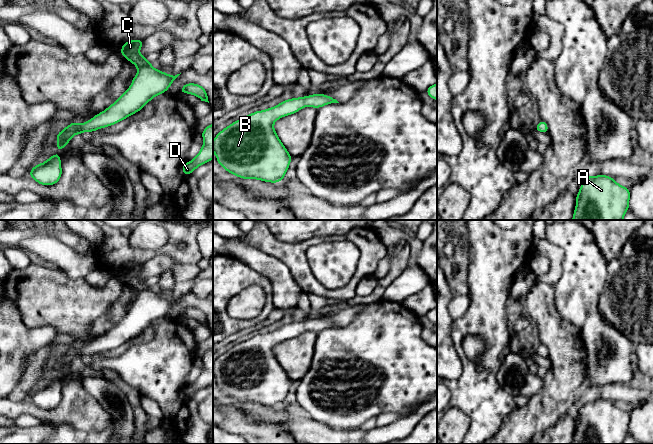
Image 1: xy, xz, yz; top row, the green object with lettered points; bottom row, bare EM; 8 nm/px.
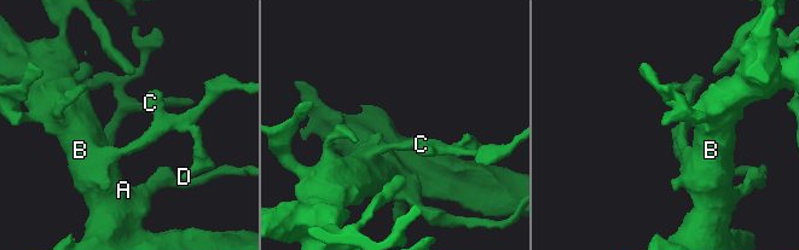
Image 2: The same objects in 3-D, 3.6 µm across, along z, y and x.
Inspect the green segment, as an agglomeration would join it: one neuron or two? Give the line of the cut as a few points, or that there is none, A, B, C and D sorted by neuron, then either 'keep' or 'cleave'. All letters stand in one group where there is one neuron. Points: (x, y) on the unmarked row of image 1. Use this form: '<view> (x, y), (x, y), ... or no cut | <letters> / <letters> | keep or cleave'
no cut | A B C D | keep

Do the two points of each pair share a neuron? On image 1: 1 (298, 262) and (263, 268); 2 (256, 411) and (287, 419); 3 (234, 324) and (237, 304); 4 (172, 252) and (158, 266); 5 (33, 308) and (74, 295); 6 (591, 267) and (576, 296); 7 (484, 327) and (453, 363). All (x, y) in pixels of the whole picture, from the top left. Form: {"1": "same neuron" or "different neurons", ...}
{"1": "different neurons", "2": "same neuron", "3": "different neurons", "4": "different neurons", "5": "same neuron", "6": "same neuron", "7": "different neurons"}

